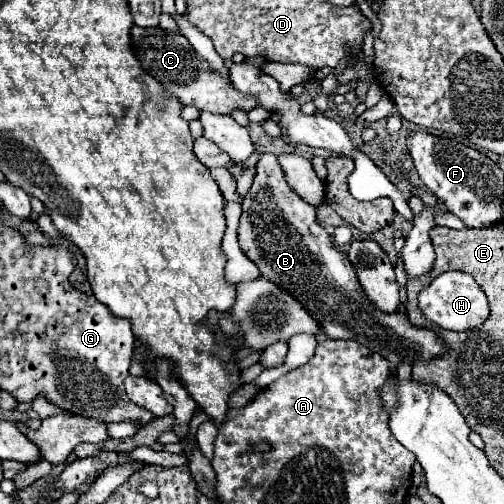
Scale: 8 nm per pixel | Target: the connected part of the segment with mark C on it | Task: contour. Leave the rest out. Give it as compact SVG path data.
M132 26L130 30L132 38L132 50L136 58L140 60L142 68L156 78L166 92L176 96L180 104L184 106L196 106L200 112L212 112L212 114L230 114L234 108L250 110L256 104L252 98L240 96L224 78L220 78L218 72L214 72L206 60L202 60L190 42L182 34L172 34L166 30L144 30L138 26Z

